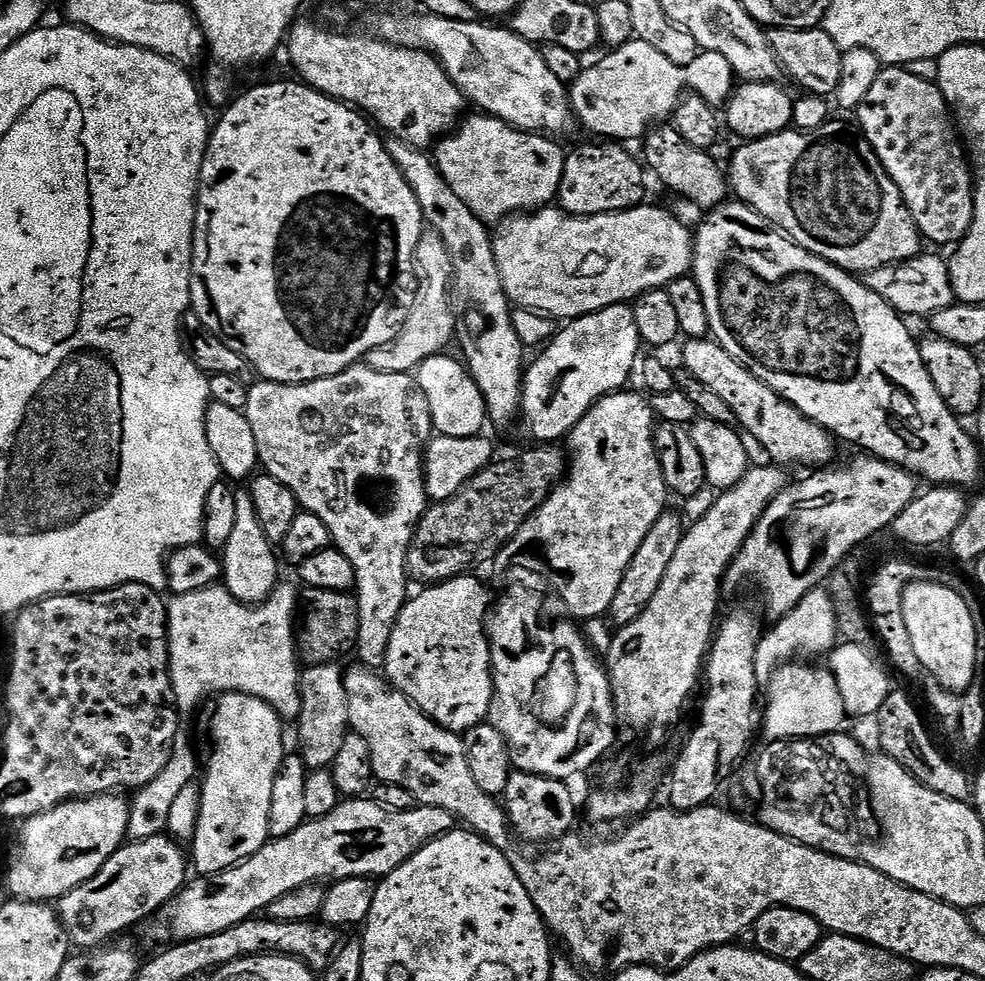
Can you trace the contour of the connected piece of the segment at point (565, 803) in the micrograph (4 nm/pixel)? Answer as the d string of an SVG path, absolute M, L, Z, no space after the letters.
M513 771L510 782L506 782L502 797L504 811L508 813L508 823L512 825L513 833L521 841L533 840L536 844L542 843L543 840L555 842L560 837L569 835L573 831L572 823L576 820L576 800L568 787L565 781L549 776Z

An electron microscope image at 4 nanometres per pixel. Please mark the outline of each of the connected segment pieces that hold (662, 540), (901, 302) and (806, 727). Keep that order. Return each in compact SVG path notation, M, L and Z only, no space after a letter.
M672 510L664 511L658 522L650 526L650 534L642 538L642 546L638 546L638 554L634 554L630 566L626 566L626 574L622 574L622 582L618 585L618 594L614 594L614 602L607 611L611 623L617 629L634 622L634 618L638 618L638 614L642 614L642 610L650 606L650 598L654 598L662 578L666 578L666 570L670 567L670 561L678 550L678 542L682 542L686 531L685 521L677 513L676 516Z
M921 254L912 260L903 260L900 264L882 266L863 277L865 286L874 290L896 312L905 318L924 316L931 318L938 310L946 310L952 303L952 283L950 282L949 261L940 256Z
M789 662L777 670L772 676L770 687L772 697L768 705L762 708L762 732L770 742L777 742L784 737L825 737L839 733L845 726L846 713L838 694L838 686L834 682L831 671L827 667L811 668L808 662Z

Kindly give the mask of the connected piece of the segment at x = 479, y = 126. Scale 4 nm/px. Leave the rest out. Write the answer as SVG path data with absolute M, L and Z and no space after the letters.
M469 115L455 131L435 145L436 168L446 178L450 190L454 190L454 194L458 194L458 198L462 198L462 202L466 202L466 206L474 210L476 217L489 226L499 225L517 214L528 214L551 205L560 191L565 149L560 149L556 145L559 143L551 135L521 132L519 128L513 128L497 116L475 115Z

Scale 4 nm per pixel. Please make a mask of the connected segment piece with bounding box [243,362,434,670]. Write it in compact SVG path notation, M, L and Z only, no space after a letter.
M361 362L353 364L345 372L311 380L305 384L275 384L273 380L261 379L249 387L248 401L243 411L251 428L254 429L254 442L258 442L259 467L267 475L278 478L278 482L282 482L282 486L290 486L294 498L303 511L314 514L318 518L322 518L322 522L326 522L326 530L330 530L332 535L332 544L339 552L346 554L350 566L354 566L354 574L356 575L354 595L358 606L358 638L356 639L354 655L360 659L357 661L365 668L383 669L386 654L390 650L390 638L394 635L394 626L402 614L404 605L410 599L410 591L408 592L408 584L410 585L408 548L416 536L420 519L424 517L424 513L430 507L428 491L424 488L424 453L428 451L428 441L432 439L434 429L430 418L430 406L426 402L426 394L422 394L422 386L418 386L413 373L382 374L382 370L374 370L369 368L367 363Z

